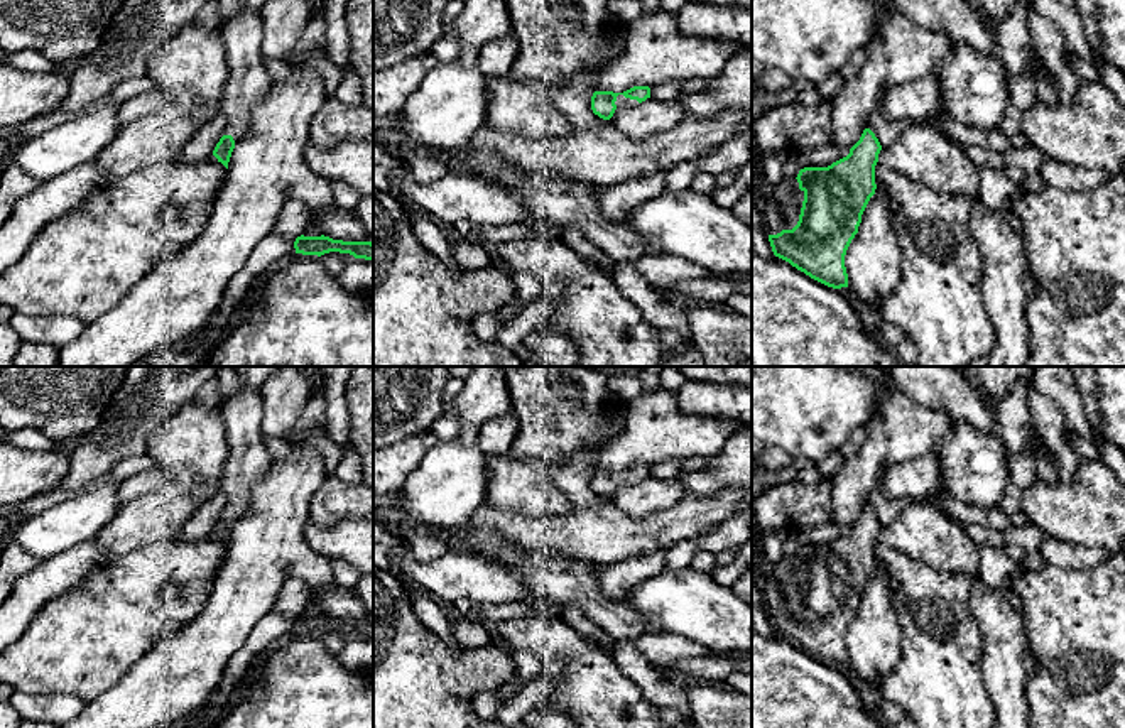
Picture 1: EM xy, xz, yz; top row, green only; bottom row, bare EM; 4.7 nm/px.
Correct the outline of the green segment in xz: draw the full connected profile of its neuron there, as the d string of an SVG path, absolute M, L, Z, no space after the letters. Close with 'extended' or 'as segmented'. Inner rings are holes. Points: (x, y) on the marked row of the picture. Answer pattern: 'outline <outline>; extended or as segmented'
outline M633 86L623 93L595 91L591 96L591 110L603 120L610 120L613 113L625 106L635 106L650 98L649 86Z; extended

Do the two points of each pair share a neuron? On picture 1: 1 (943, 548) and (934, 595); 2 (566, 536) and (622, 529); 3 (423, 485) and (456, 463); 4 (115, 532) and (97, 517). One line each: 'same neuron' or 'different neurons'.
1: different neurons
2: same neuron
3: same neuron
4: different neurons

